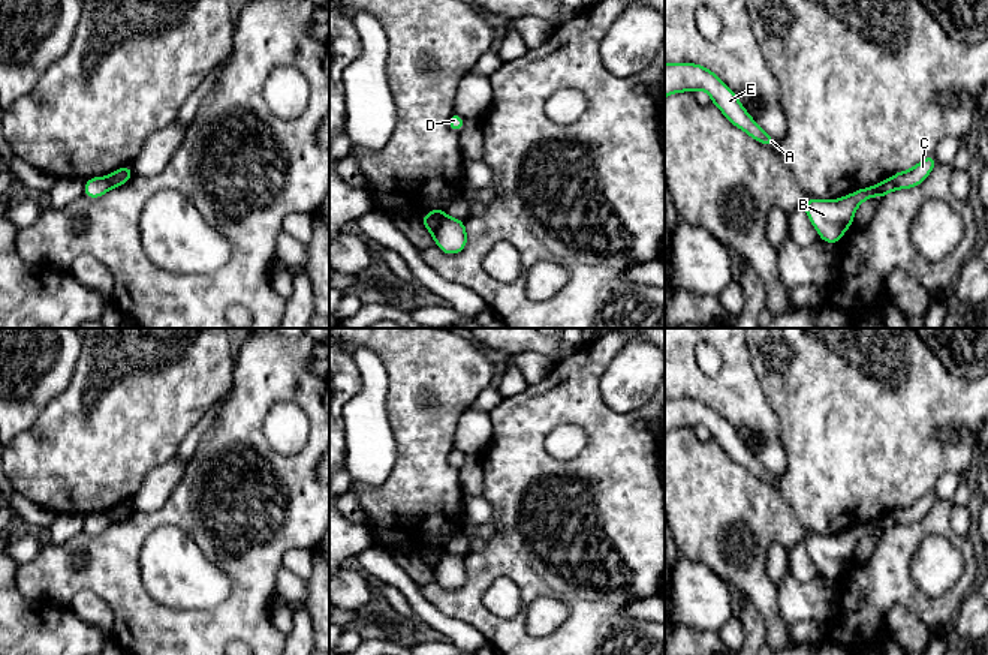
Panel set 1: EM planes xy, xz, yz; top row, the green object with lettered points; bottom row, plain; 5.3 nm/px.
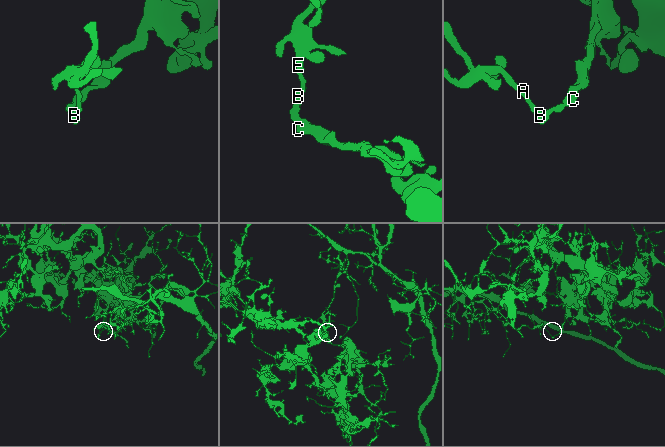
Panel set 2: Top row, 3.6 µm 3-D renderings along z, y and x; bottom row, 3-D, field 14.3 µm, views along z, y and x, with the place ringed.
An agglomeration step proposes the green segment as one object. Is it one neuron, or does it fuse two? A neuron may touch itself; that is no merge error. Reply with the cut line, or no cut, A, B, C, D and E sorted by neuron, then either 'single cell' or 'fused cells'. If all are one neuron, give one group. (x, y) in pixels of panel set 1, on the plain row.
cut in xz along (448, 553), (431, 568); A B D E / C; fused cells

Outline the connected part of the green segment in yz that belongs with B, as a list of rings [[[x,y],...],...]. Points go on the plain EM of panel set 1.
[[[888,514],[876,522],[859,525],[835,537],[807,534],[804,546],[819,568],[820,576],[835,582],[853,559],[853,550],[862,537],[871,535],[874,529],[882,535],[895,525],[892,514]]]

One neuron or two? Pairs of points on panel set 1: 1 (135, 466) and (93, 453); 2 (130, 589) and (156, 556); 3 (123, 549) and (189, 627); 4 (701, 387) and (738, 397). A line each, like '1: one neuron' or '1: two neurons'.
1: one neuron
2: two neurons
3: one neuron
4: one neuron

